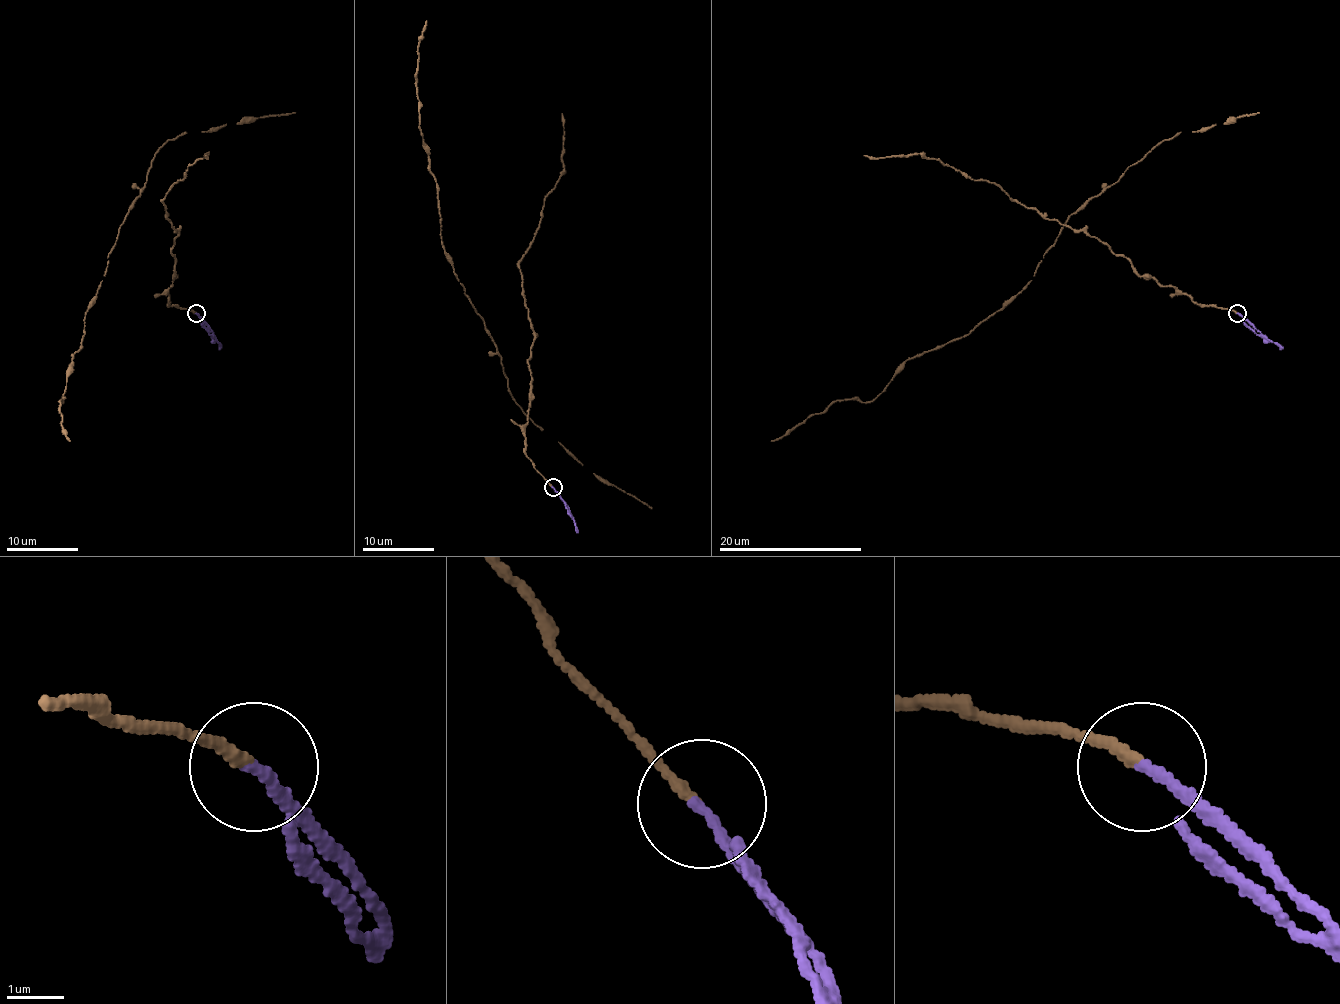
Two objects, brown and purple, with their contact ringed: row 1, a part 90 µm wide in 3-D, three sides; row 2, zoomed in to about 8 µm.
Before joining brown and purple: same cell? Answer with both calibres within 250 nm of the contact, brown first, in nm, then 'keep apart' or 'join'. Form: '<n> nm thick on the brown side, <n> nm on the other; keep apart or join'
190 nm thick on the brown side, 180 nm on the other; keep apart

